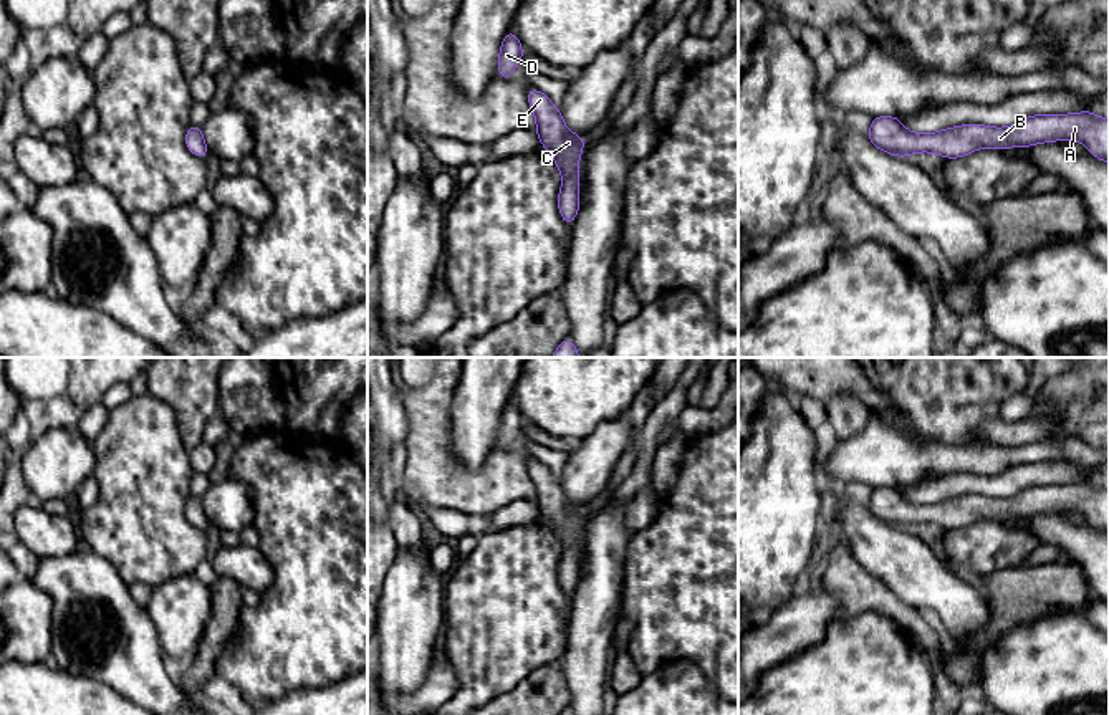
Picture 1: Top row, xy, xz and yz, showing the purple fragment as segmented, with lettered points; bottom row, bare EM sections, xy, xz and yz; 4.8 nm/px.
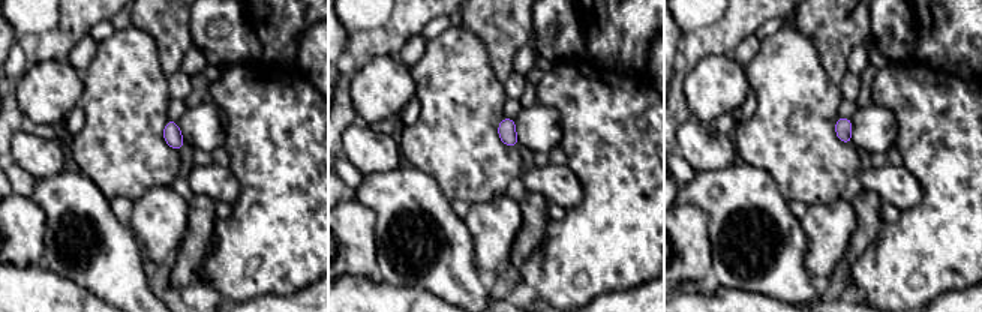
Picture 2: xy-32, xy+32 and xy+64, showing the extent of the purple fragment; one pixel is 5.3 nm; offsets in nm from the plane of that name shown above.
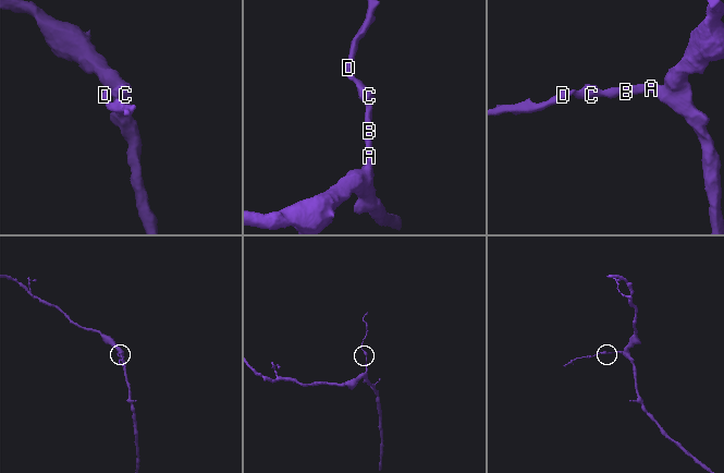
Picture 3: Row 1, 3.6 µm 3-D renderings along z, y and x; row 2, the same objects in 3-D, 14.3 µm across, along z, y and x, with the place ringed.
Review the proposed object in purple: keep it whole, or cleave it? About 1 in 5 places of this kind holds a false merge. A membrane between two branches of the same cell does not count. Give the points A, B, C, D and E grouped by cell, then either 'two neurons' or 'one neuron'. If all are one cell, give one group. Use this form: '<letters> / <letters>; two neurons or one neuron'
A B C D E; one neuron

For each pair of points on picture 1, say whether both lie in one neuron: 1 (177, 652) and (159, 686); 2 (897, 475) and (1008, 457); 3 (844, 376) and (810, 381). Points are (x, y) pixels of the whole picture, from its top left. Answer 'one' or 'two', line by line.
1: two
2: one
3: one

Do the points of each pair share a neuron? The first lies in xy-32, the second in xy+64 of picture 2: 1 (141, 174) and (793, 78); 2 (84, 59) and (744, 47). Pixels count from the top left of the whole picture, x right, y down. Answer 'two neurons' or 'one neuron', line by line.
1: one neuron
2: one neuron

